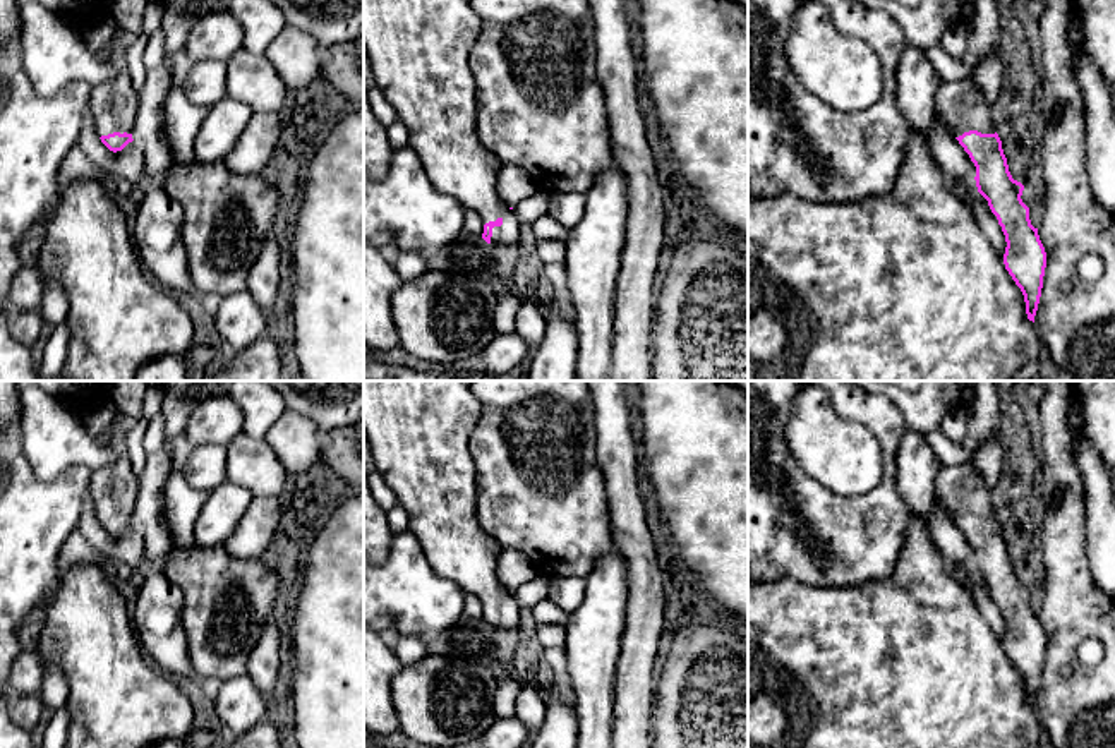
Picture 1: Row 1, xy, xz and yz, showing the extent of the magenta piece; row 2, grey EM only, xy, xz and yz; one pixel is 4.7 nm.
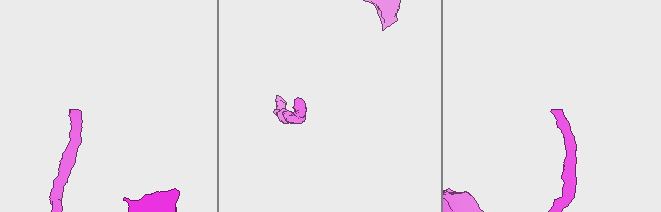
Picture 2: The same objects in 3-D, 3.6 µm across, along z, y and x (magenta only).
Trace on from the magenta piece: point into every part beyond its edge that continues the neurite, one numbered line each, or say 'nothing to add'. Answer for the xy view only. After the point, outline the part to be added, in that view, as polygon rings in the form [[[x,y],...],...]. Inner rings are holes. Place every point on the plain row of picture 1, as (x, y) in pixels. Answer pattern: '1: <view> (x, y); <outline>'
1: xy (114, 489); [[[117,434],[112,443],[117,451],[117,461],[93,470],[89,477],[87,492],[94,503],[99,522],[113,516],[132,518],[136,508],[139,479],[129,463],[125,436],[127,434]]]

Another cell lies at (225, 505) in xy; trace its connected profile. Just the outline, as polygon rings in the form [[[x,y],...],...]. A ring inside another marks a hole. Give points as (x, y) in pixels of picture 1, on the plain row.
[[[228,480],[209,491],[194,525],[196,546],[223,544],[249,510],[252,498],[250,491]]]

